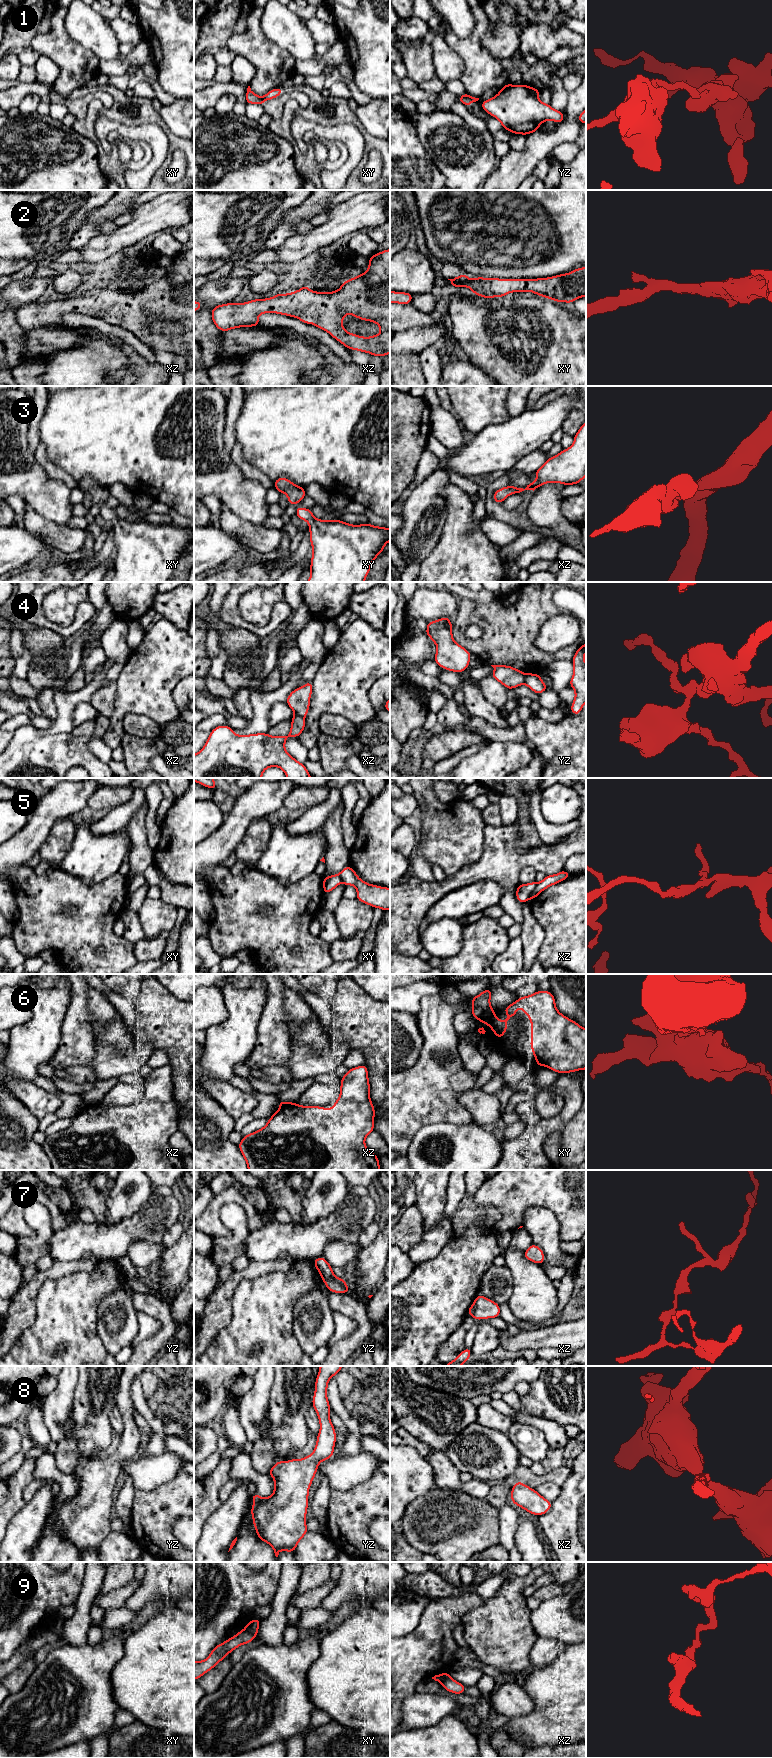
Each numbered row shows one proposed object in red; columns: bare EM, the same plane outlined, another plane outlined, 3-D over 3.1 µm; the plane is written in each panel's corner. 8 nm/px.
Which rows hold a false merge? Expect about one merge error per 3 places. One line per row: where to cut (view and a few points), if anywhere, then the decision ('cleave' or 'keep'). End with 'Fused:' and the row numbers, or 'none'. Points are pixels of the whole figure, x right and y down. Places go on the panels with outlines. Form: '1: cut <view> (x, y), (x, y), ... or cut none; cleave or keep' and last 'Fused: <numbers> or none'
1: cut xy (262, 97), (264, 100); cleave
2: cut none; keep
3: cut none; keep
4: cut yz (526, 674), (523, 683); cleave
5: cut xz (536, 883), (530, 897); cleave
6: cut xz (296, 1103), (280, 1108); cleave
7: cut yz (323, 1281), (336, 1280), (346, 1285); cleave
8: cut none; keep
9: cut xy (244, 1629), (255, 1636); cleave
Fused: 1, 4, 5, 6, 7, 9

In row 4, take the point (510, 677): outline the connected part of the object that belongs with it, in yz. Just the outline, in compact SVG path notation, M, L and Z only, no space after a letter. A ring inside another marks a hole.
M491 665L494 671L491 675L494 679L506 687L506 689L515 689L524 684L525 673L507 665Z

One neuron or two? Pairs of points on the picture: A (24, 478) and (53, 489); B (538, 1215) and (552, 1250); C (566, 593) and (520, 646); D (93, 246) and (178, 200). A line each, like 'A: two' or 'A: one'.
A: one
B: one
C: two
D: one

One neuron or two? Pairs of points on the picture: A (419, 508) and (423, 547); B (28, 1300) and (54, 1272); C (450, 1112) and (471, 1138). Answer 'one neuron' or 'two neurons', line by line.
A: one neuron
B: one neuron
C: two neurons

